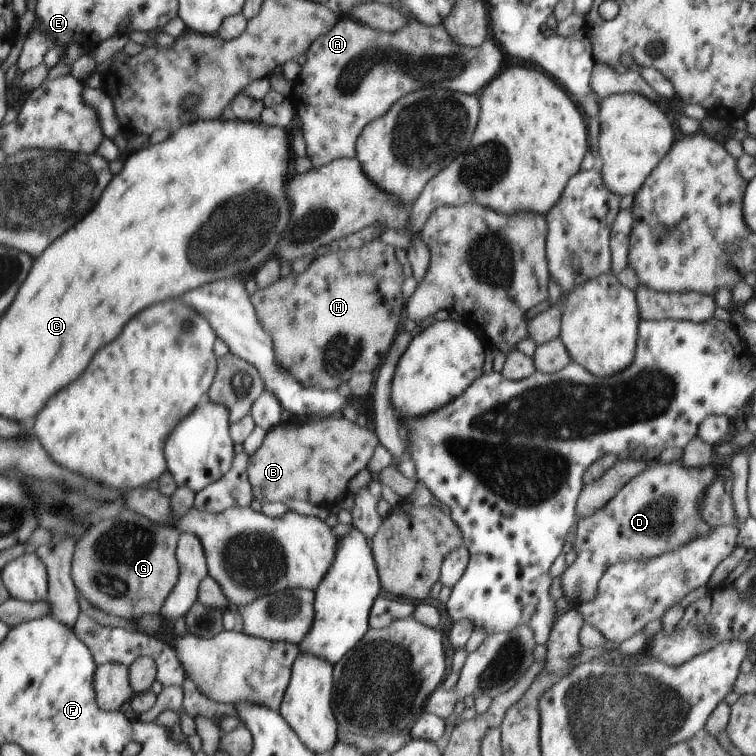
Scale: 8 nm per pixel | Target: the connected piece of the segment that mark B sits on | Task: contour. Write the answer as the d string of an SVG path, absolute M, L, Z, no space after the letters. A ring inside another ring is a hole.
M325 417L319 421L298 424L281 422L267 432L262 446L249 456L247 474L254 499L262 505L270 502L288 503L290 500L307 501L321 506L334 506L349 492L348 484L354 476L368 466L379 441L376 434L366 427L358 426L344 417Z

